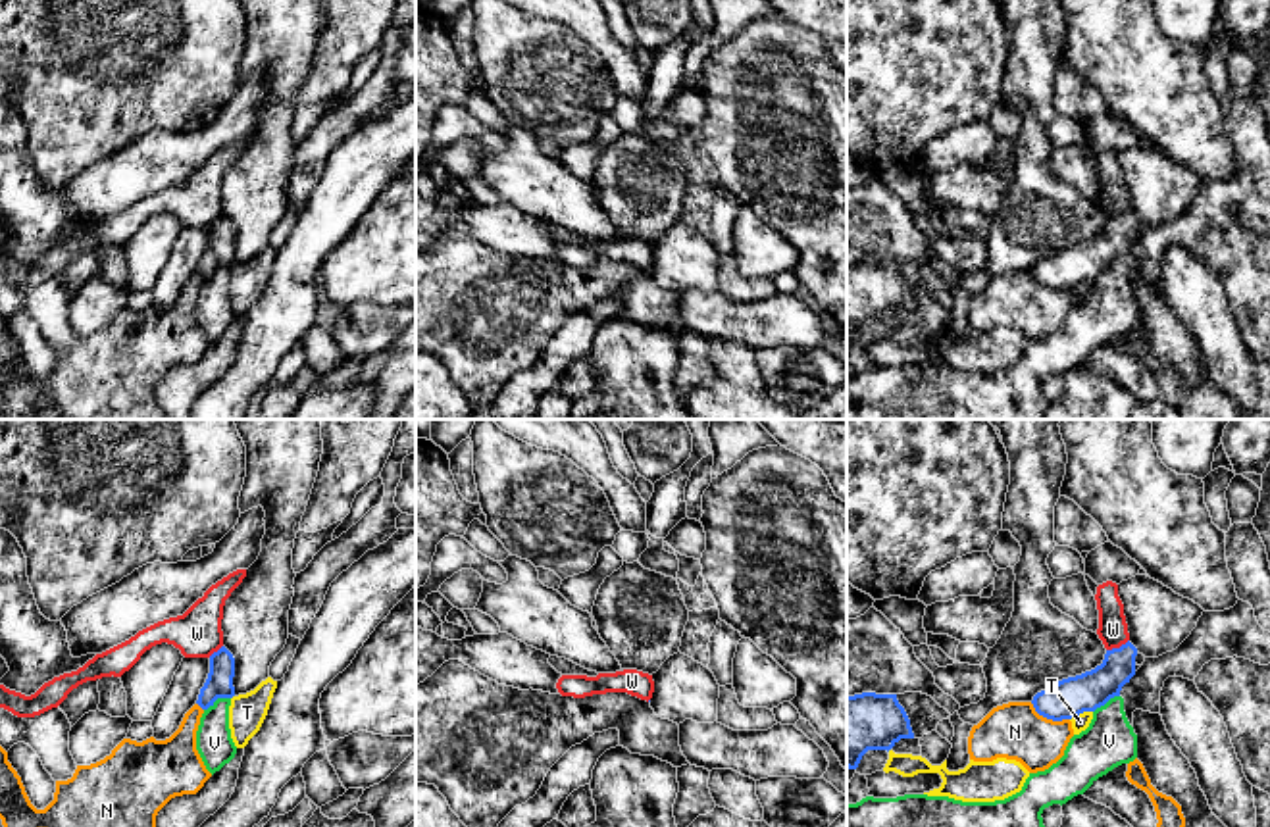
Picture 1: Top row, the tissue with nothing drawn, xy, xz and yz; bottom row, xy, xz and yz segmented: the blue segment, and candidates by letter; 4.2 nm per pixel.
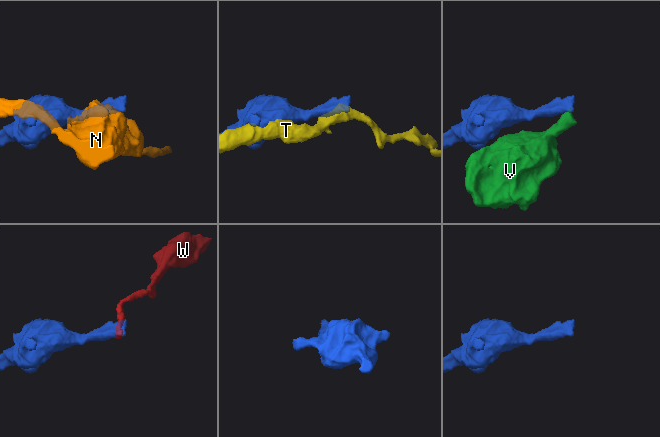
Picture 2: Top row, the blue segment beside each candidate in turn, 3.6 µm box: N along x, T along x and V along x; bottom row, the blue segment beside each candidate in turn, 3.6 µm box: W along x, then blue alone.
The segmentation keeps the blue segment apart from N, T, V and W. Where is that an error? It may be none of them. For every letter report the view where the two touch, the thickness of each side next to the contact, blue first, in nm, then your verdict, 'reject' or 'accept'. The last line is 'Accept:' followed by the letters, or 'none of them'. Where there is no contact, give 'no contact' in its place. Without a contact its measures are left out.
N: yz | 160/240 nm | reject
T: yz | 160/70 nm | reject
V: xy | 110/150 nm | reject
W: yz | 160/130 nm | reject
Accept: none of them

